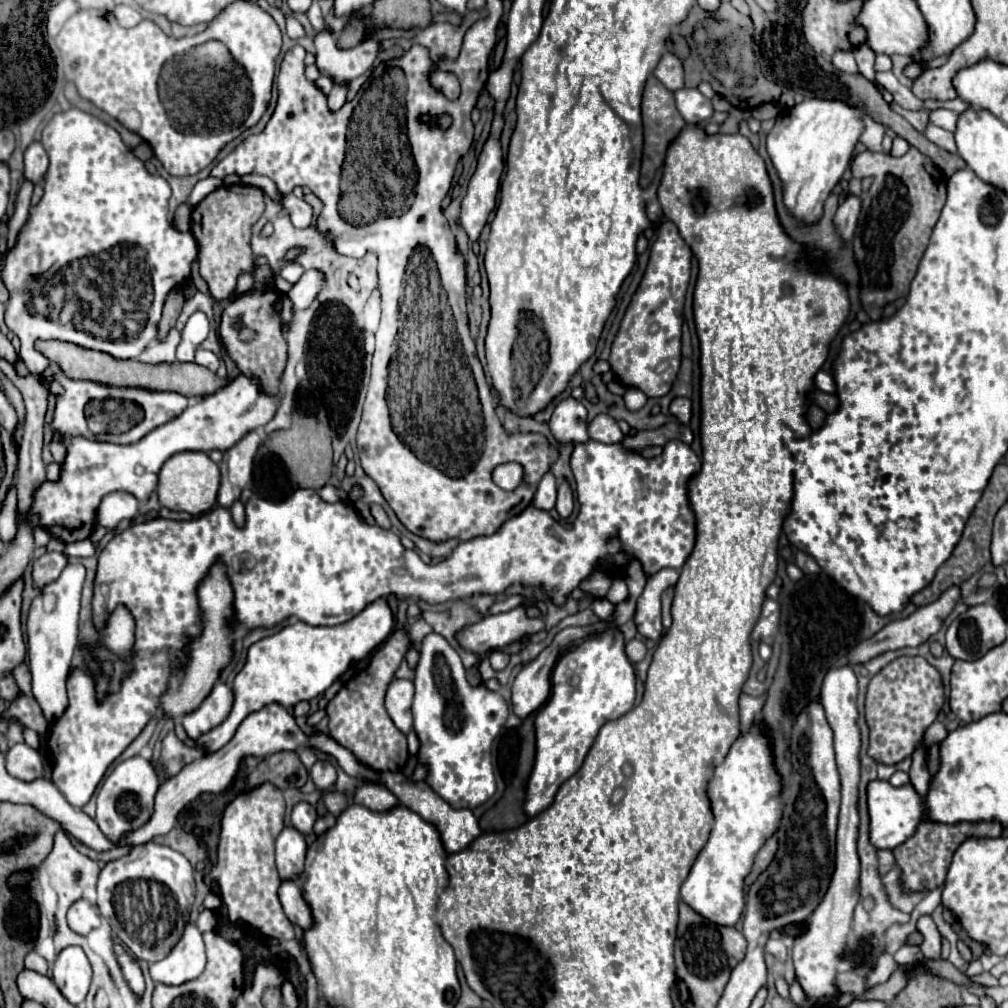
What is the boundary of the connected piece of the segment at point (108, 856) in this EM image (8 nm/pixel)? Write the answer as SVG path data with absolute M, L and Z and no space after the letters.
M121 847L121 849L113 849L113 851L107 851L107 853L97 853L97 851L89 851L89 849L83 849L89 857L93 857L95 861L111 861L111 859L117 859L121 855L125 855L129 851L129 847Z

